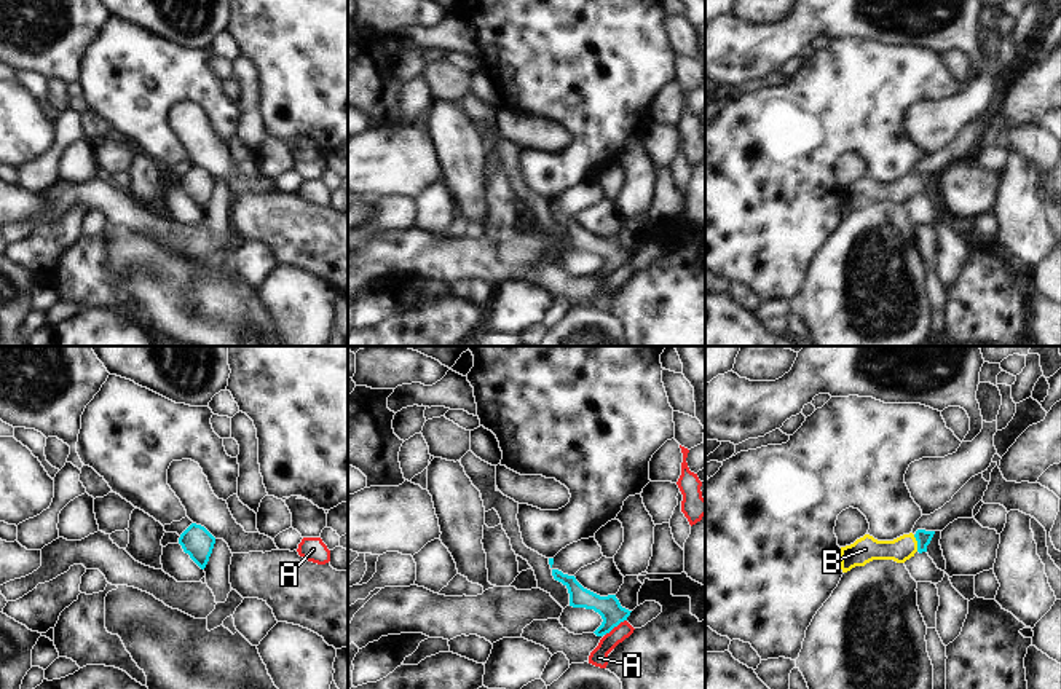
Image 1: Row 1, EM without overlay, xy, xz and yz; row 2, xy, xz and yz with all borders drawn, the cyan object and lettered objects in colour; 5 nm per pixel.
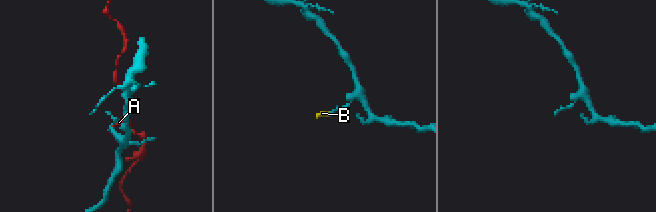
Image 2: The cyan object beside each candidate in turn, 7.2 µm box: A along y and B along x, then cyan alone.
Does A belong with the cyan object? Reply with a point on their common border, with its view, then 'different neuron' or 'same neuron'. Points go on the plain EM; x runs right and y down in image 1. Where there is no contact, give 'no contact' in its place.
contact xz (615, 268); different neuron

